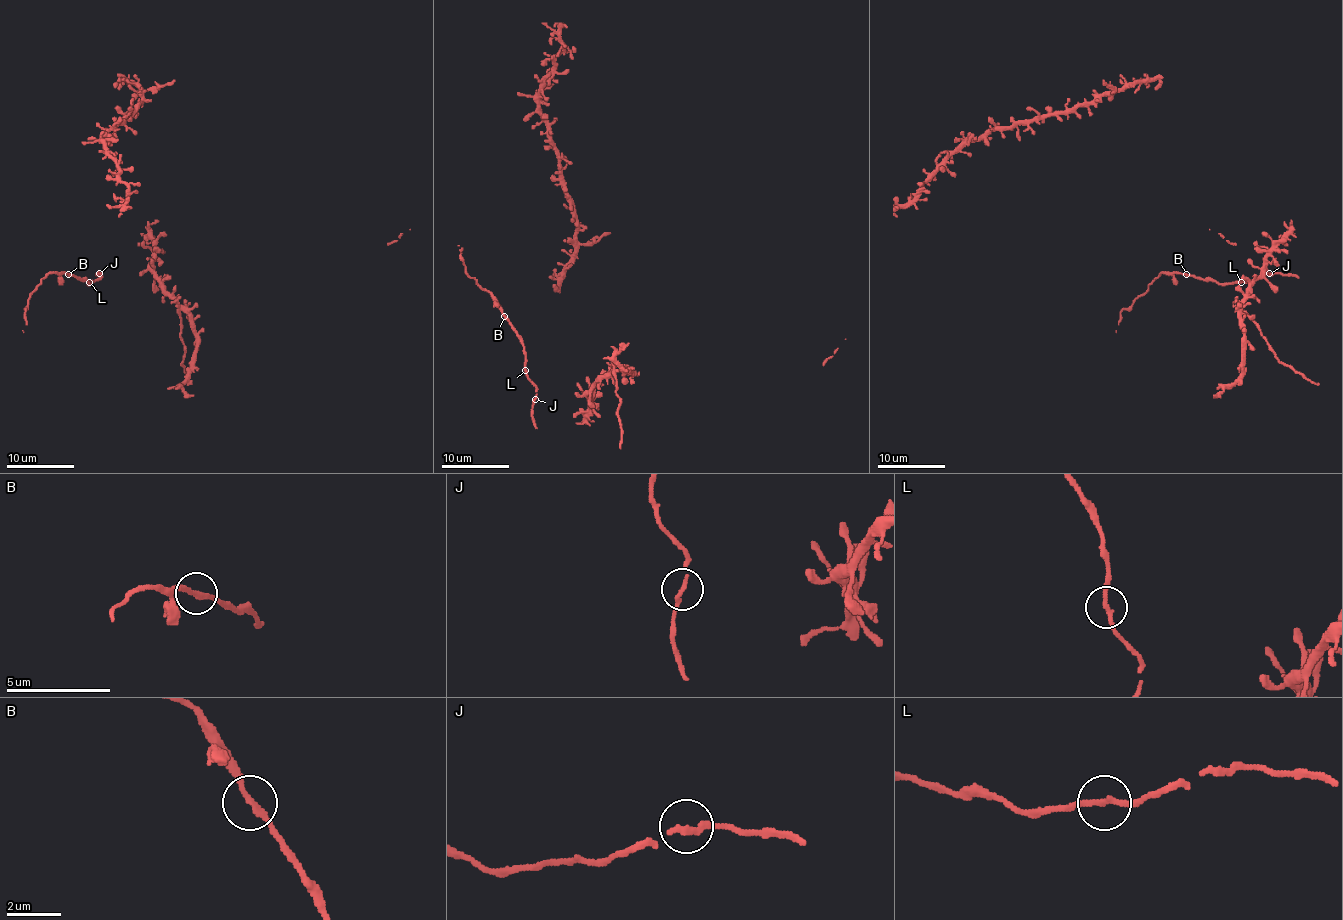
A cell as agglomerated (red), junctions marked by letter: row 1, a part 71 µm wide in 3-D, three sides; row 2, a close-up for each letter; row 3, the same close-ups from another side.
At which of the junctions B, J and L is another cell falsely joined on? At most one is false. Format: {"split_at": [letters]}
{"split_at": []}

